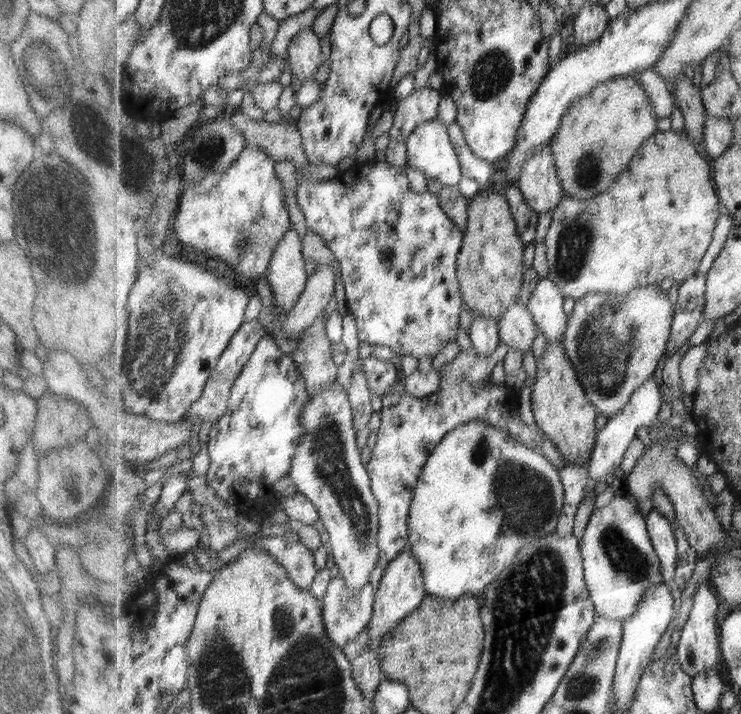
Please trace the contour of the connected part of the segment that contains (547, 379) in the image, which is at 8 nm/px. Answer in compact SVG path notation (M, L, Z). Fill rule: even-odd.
M546 342L546 350L537 363L537 375L532 389L532 412L535 426L552 441L564 458L564 464L588 464L596 447L598 410L589 400L585 387L577 376L576 365L569 360L562 342Z

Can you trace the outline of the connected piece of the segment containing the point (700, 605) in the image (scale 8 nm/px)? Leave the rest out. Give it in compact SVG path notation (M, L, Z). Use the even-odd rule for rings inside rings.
M703 583L697 589L693 597L693 604L685 626L680 635L680 641L677 645L677 659L681 669L685 669L685 673L695 678L702 673L709 672L709 669L717 669L719 660L722 655L719 654L719 624L717 624L717 608L719 608L719 600L717 600L716 589L711 583Z

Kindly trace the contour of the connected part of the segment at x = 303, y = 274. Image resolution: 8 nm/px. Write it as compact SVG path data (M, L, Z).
M289 228L277 245L270 260L269 272L264 276L275 298L274 304L284 310L290 311L296 305L309 281L302 240L295 229Z

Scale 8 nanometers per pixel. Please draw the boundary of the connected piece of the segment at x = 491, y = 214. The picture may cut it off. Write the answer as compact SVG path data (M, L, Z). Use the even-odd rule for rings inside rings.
M486 186L471 199L464 243L458 259L463 303L475 317L469 336L479 356L493 354L502 343L498 321L520 301L521 288L524 287L526 268L523 252L526 244L521 240L520 228L506 198L500 192L493 194L490 186Z

